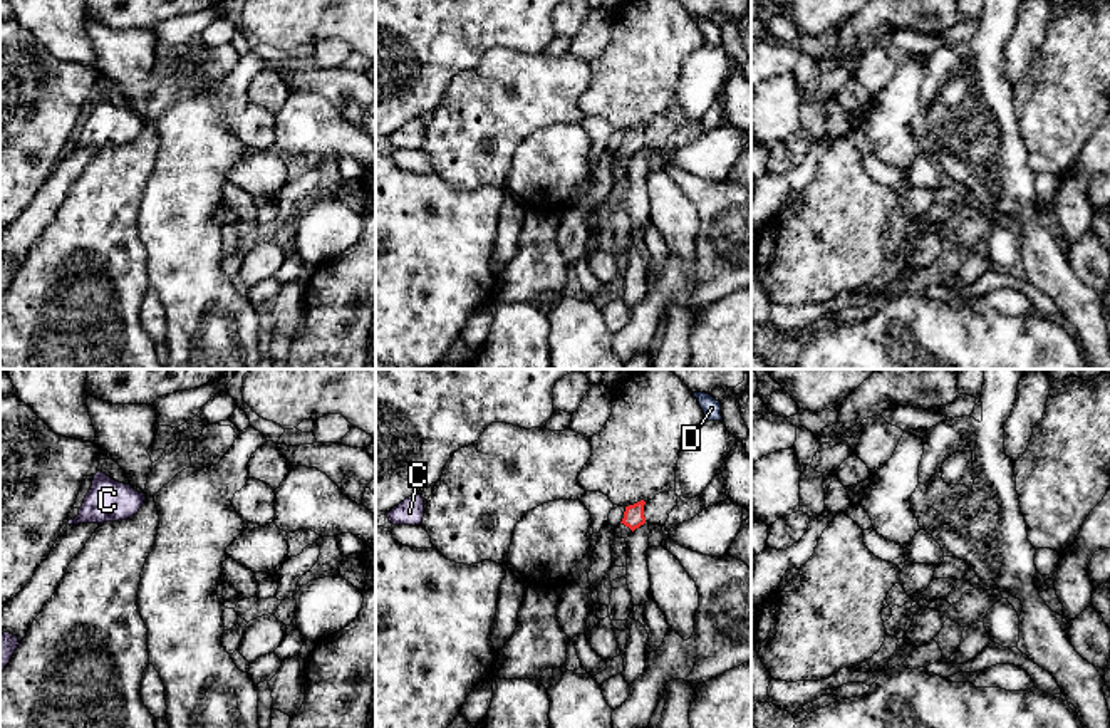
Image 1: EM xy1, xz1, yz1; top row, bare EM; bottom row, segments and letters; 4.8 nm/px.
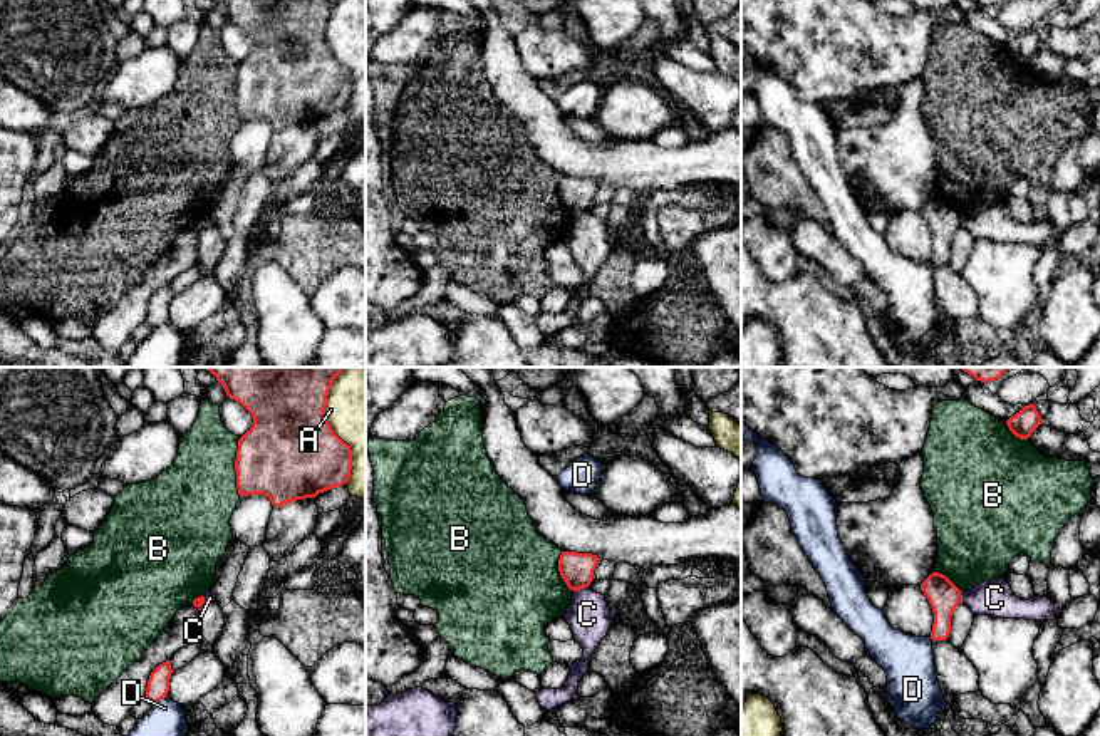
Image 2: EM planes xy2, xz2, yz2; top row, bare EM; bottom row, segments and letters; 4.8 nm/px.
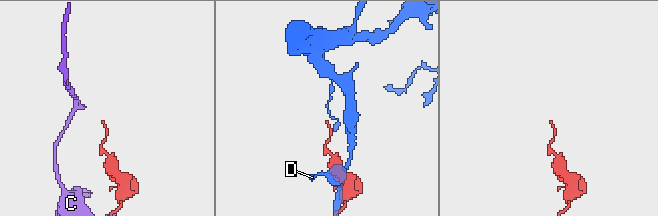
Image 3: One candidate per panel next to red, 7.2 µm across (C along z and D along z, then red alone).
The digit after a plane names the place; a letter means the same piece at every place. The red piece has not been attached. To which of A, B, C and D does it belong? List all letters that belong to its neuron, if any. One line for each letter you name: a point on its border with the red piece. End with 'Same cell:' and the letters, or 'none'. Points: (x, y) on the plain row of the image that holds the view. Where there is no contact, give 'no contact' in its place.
Same cell: none

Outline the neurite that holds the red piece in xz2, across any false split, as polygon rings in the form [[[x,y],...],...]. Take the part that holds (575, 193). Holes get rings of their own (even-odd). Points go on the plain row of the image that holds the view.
[[[562,176],[558,196],[570,215],[580,215],[590,210],[594,194],[600,183],[592,178]]]

